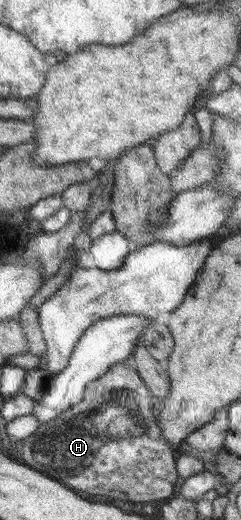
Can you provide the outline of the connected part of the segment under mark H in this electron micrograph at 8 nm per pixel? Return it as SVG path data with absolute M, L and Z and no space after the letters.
M126 361L117 362L83 390L83 398L52 421L40 424L38 430L21 444L21 460L27 466L59 480L77 492L109 496L117 500L151 503L171 498L177 490L179 475L173 449L161 438L154 412L156 398L140 374Z

